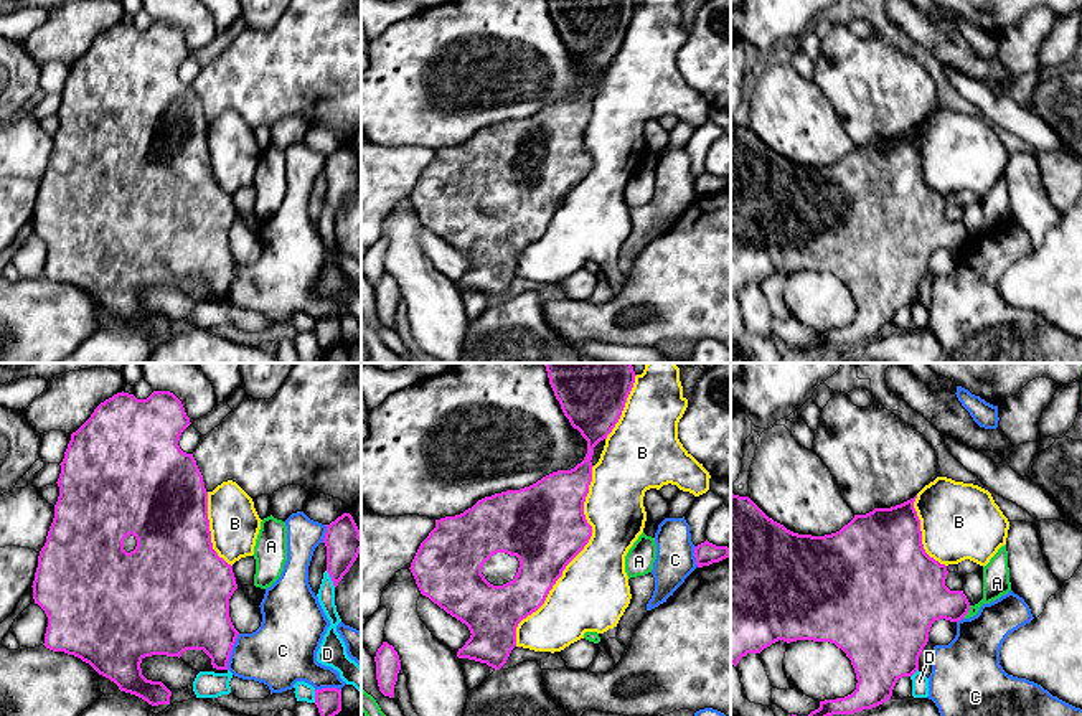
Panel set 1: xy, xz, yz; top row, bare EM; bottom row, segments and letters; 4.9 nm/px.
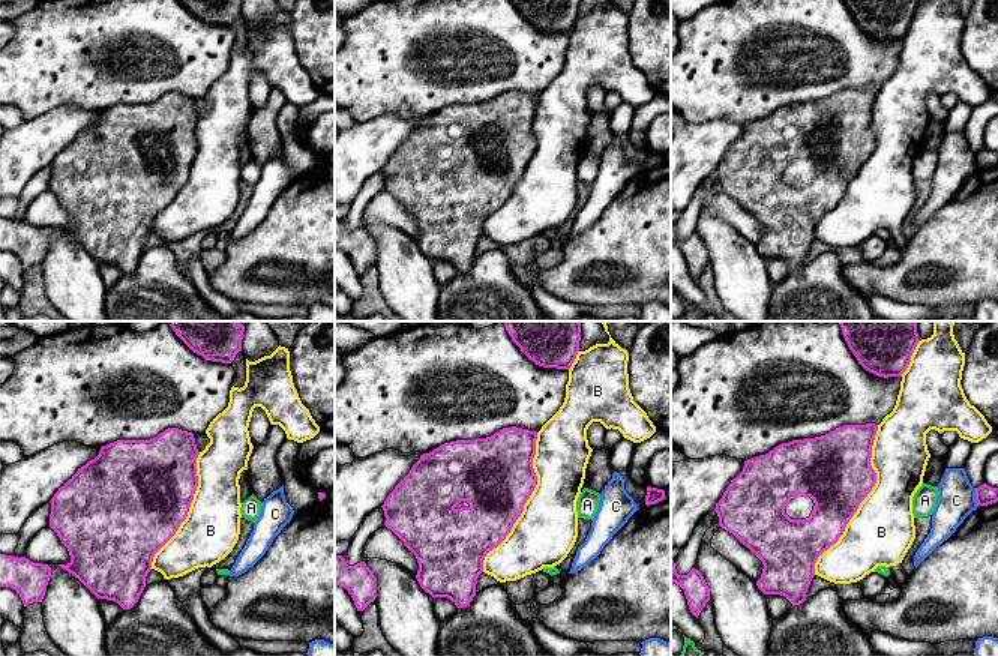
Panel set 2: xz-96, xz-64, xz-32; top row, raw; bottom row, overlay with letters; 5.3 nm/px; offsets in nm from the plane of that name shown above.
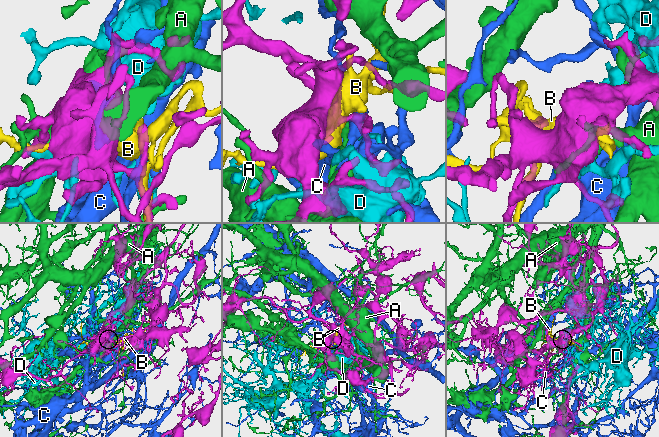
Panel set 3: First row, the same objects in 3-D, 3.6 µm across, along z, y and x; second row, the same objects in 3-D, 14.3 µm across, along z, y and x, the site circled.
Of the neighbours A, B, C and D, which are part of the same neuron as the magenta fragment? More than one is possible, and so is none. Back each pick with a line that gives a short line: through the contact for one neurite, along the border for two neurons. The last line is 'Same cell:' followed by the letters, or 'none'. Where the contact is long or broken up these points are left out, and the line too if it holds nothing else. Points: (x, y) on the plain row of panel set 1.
Same cell: B

